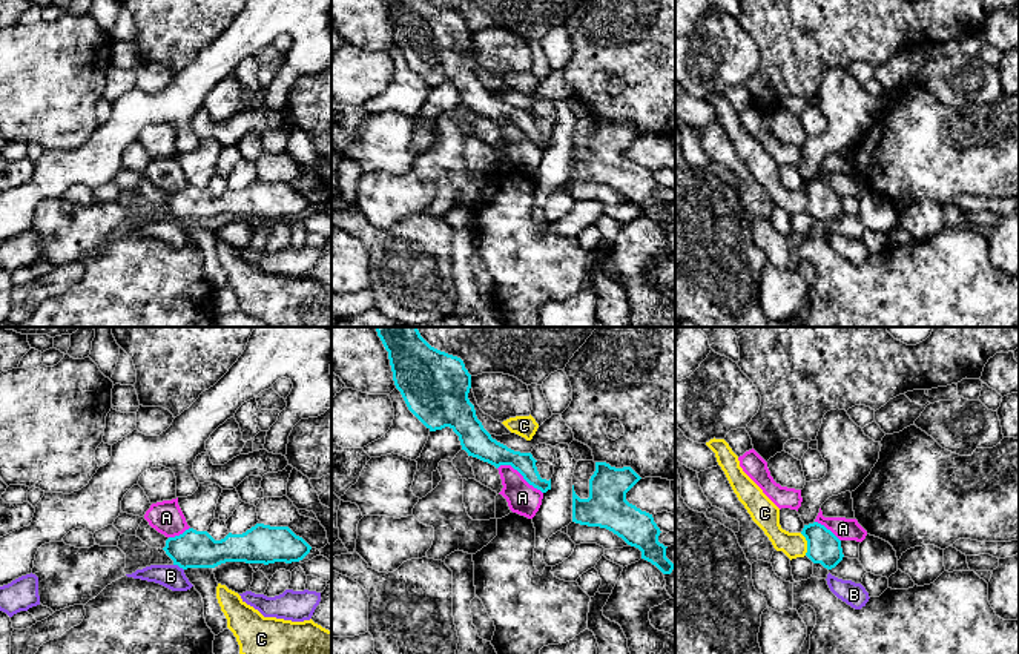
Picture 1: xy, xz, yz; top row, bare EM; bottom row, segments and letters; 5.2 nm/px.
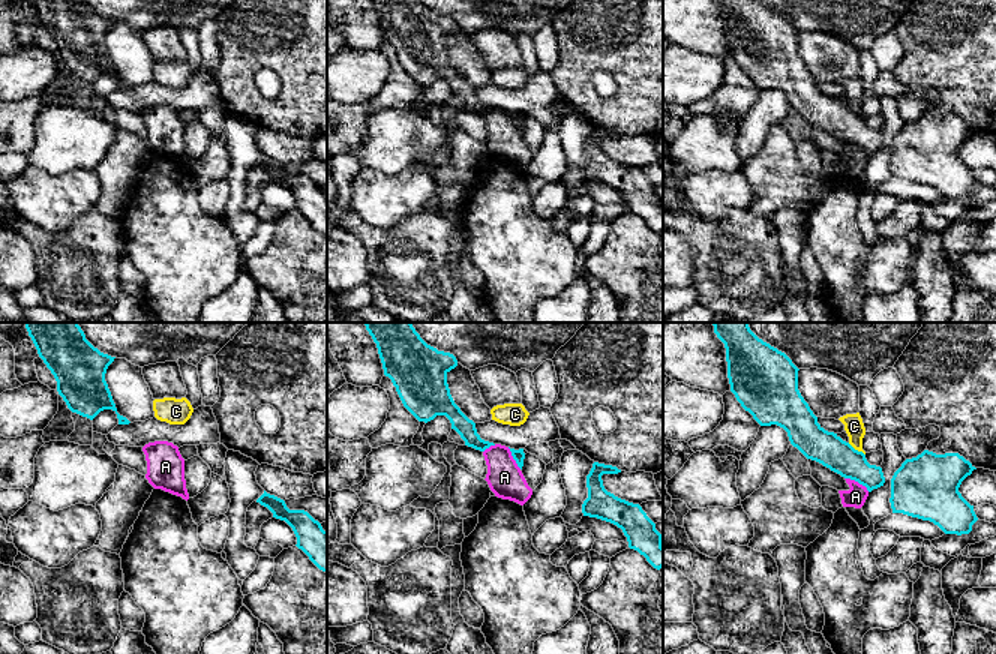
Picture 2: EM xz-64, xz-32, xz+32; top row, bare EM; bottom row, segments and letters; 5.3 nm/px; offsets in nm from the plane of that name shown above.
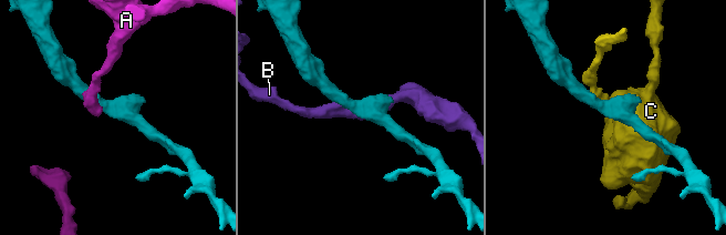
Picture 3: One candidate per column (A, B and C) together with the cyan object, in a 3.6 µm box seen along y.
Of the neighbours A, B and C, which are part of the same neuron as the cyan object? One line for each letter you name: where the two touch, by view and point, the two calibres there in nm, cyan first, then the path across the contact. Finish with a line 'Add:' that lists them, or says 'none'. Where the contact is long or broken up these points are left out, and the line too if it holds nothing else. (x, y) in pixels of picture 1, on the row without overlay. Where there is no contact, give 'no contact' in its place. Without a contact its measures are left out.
Add: none

